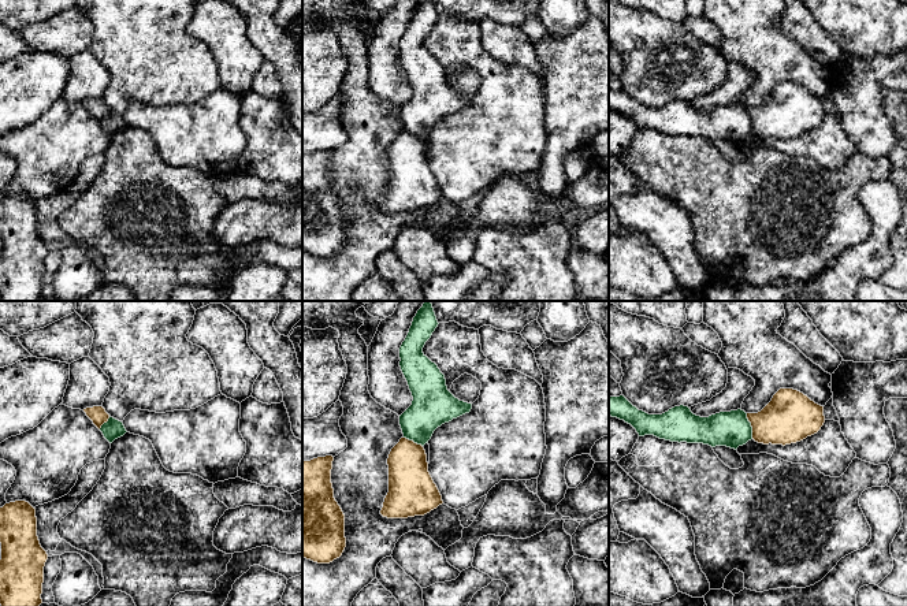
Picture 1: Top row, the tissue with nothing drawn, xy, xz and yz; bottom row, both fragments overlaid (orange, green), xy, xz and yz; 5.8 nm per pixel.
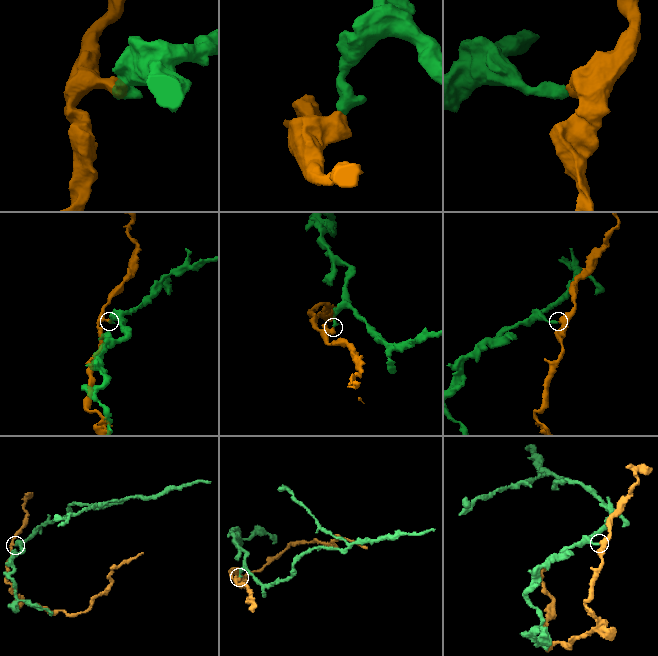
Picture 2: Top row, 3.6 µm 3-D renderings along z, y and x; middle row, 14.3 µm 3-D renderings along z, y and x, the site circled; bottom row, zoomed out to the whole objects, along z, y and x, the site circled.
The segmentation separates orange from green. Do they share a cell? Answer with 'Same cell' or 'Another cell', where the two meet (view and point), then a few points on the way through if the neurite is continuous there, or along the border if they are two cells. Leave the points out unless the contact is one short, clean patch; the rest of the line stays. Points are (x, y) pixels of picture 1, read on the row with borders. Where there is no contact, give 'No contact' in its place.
Another cell. Touches orange at yz (751, 426). Boundary: yz (746, 413), (753, 438)

